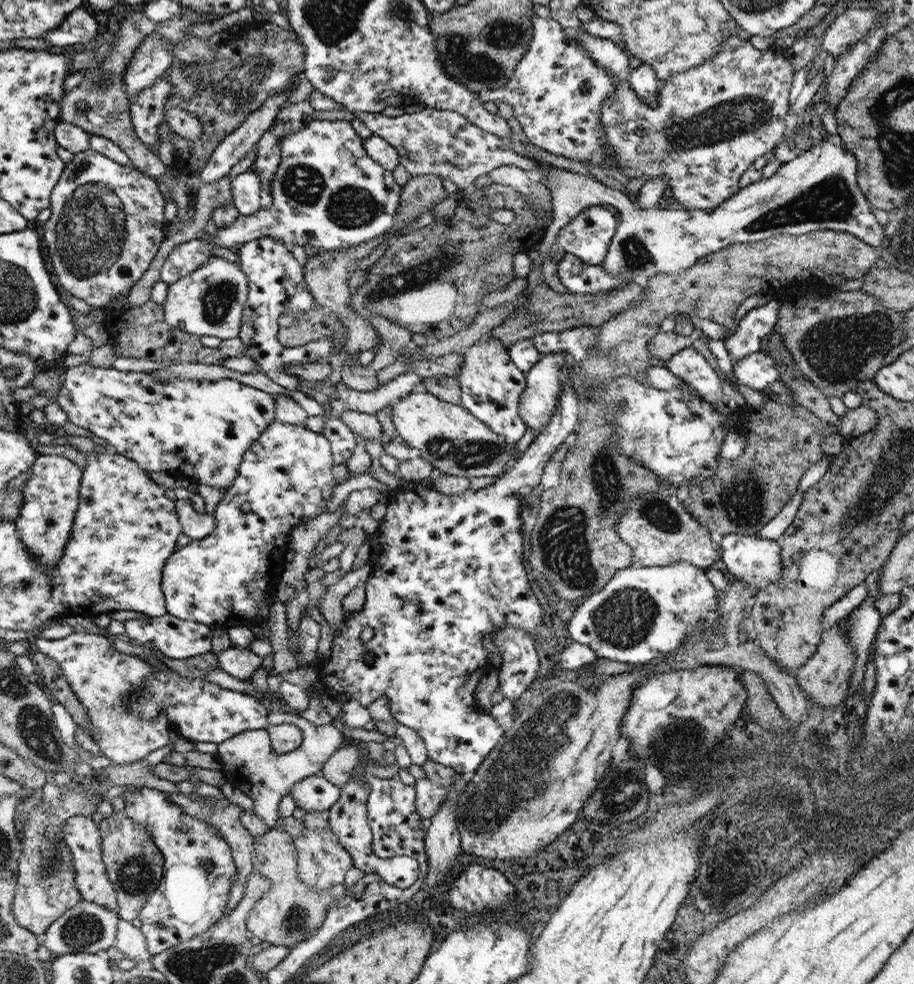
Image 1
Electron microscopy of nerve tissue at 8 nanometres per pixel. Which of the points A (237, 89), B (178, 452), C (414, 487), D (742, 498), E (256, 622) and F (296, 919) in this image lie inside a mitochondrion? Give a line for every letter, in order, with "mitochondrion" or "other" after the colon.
A: mitochondrion
B: other
C: other
D: mitochondrion
E: other
F: mitochondrion

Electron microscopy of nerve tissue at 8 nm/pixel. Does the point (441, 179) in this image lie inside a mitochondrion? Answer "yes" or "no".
no

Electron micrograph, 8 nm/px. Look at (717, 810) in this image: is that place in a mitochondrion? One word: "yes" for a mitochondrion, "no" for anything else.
no

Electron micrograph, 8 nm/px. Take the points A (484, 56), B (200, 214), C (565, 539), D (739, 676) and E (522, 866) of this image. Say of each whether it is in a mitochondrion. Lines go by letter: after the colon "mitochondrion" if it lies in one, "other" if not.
A: mitochondrion
B: other
C: mitochondrion
D: other
E: other

